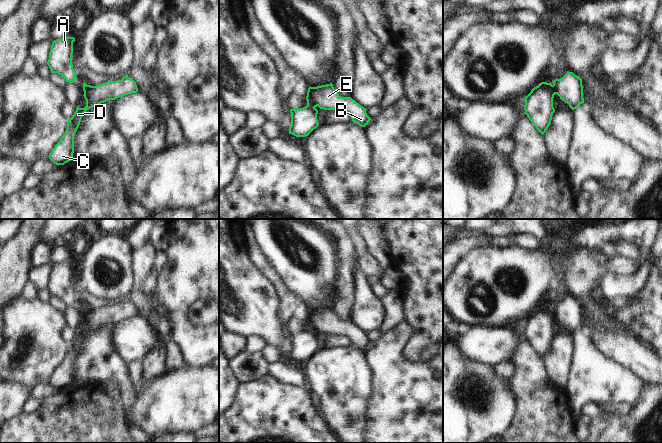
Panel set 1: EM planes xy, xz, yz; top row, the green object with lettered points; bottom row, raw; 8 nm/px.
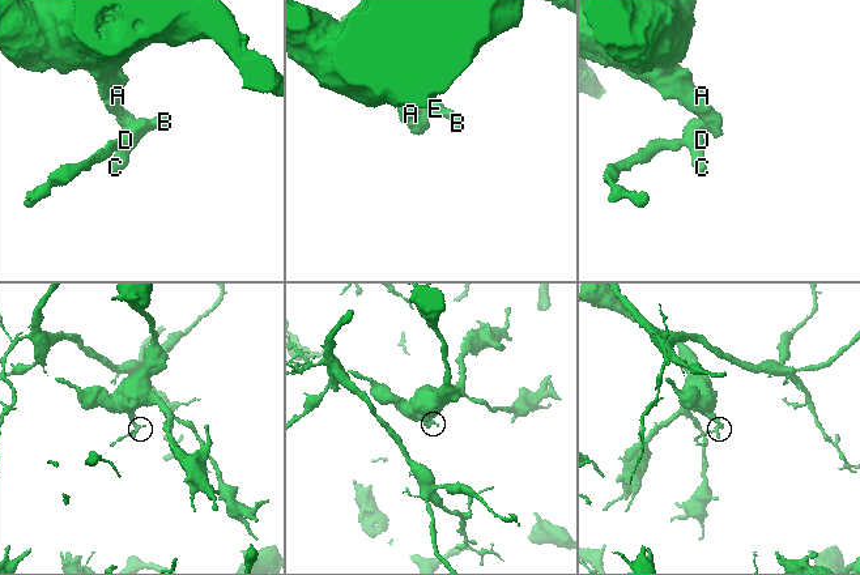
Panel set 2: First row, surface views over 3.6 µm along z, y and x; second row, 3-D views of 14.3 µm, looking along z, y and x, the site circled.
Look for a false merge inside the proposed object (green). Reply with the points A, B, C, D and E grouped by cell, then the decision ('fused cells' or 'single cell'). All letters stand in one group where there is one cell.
A / B C D E | fused cells

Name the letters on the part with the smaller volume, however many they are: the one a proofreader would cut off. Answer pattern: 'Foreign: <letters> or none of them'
Foreign: B, C, D, E

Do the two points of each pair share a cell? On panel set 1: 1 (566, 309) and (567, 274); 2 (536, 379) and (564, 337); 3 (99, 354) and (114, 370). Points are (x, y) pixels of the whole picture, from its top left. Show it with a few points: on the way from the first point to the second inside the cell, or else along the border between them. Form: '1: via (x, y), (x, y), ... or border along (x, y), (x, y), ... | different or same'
1: border along (567, 294), (576, 298), (581, 303) | different
2: border along (542, 359), (549, 379), (557, 386) | different
3: via (100, 358), (110, 366) | same

